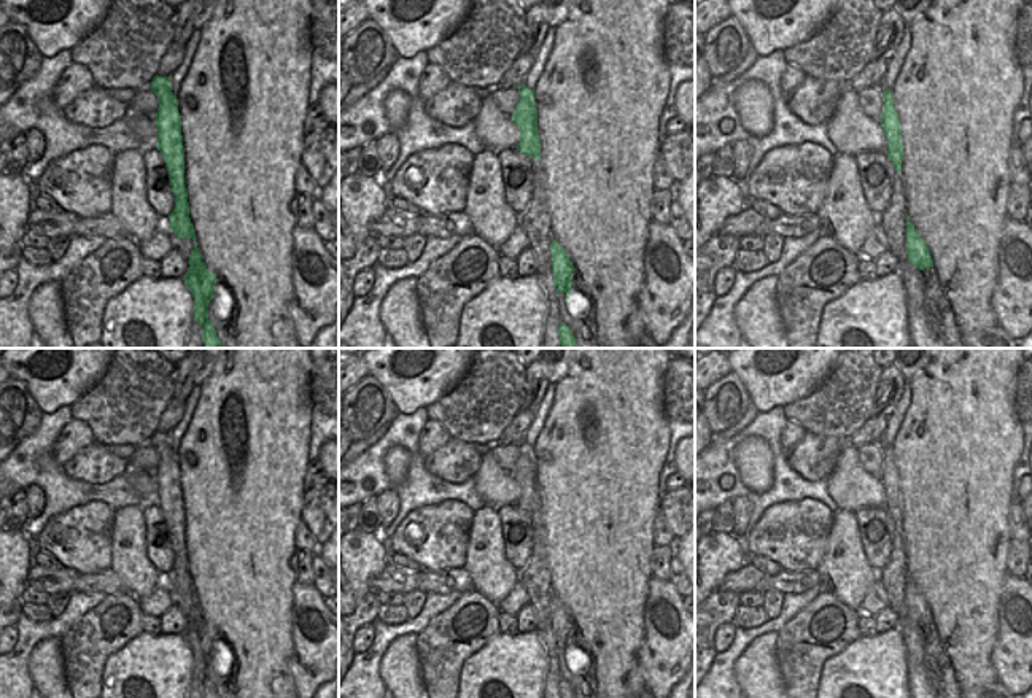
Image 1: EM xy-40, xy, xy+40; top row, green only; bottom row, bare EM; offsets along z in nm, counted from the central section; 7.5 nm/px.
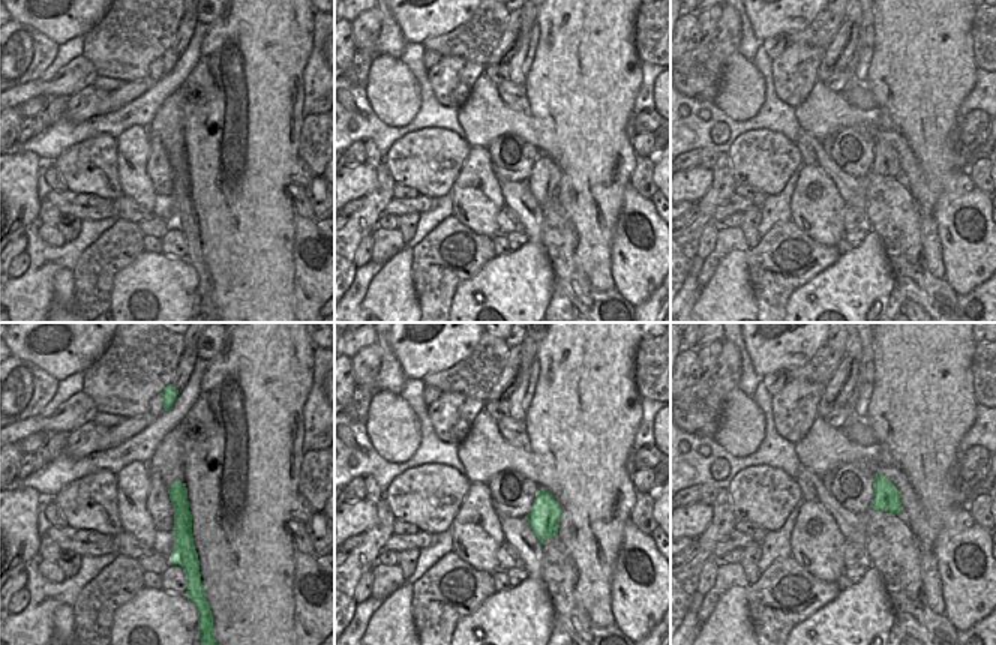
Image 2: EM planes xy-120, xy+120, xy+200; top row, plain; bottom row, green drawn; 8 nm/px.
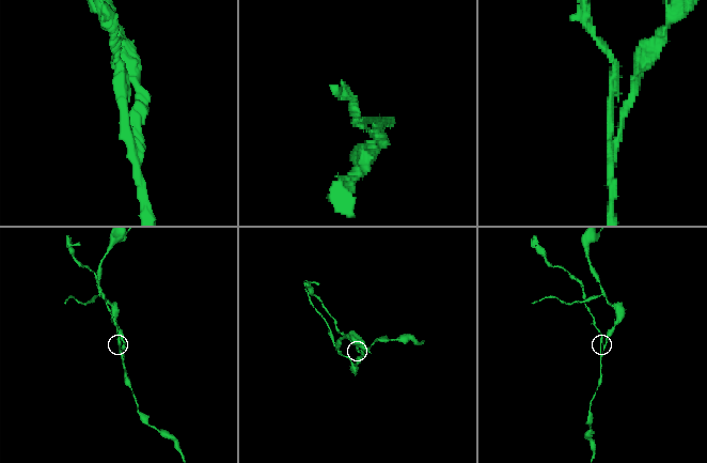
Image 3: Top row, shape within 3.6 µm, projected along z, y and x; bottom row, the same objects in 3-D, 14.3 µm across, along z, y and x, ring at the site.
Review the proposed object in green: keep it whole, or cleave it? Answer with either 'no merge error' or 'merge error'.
merge error

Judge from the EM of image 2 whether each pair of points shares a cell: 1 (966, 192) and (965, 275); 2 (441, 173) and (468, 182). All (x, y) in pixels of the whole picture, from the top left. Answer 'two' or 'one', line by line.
1: one
2: two

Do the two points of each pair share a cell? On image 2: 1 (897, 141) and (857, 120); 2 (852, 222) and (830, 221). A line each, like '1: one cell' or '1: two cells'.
1: one cell
2: two cells

